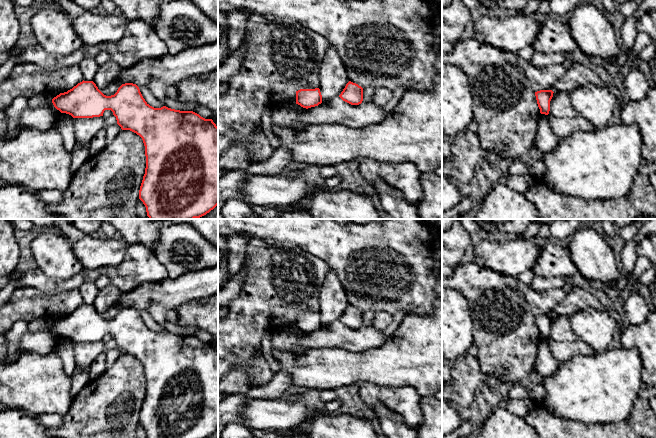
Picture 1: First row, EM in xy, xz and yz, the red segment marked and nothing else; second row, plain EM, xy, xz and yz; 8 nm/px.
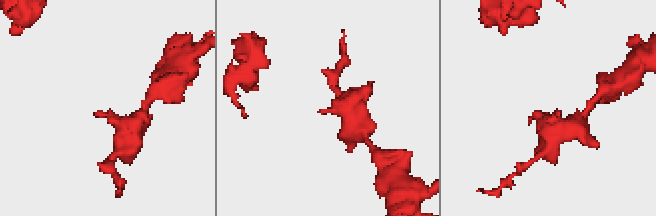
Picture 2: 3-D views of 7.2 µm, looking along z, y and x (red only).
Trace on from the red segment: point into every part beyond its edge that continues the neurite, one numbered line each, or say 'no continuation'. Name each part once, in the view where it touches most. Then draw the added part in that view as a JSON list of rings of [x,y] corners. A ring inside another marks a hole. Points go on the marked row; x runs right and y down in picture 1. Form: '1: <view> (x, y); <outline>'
no continuation

